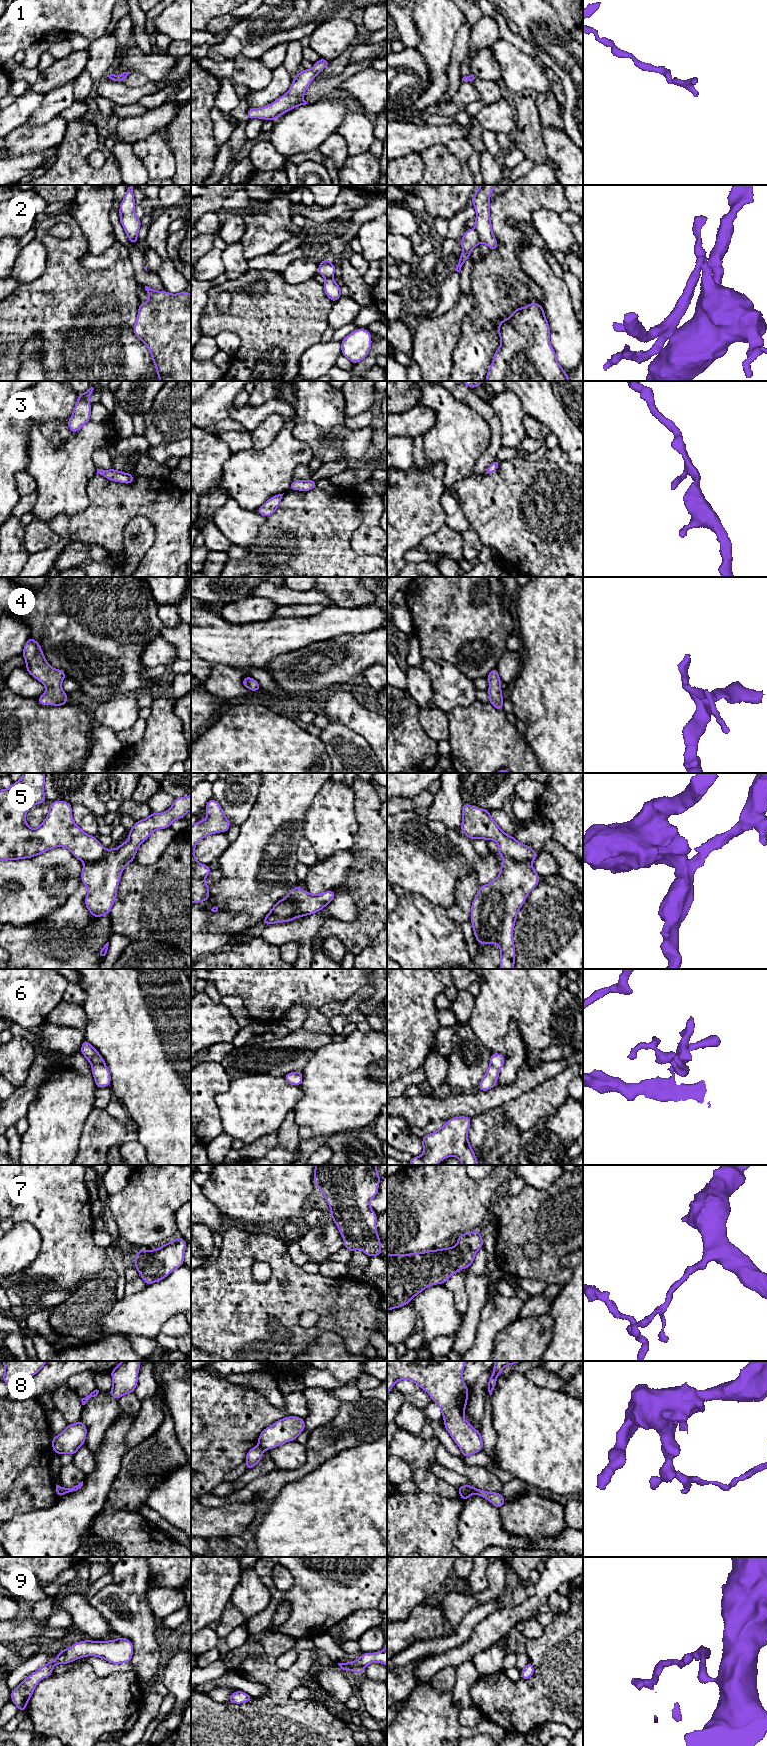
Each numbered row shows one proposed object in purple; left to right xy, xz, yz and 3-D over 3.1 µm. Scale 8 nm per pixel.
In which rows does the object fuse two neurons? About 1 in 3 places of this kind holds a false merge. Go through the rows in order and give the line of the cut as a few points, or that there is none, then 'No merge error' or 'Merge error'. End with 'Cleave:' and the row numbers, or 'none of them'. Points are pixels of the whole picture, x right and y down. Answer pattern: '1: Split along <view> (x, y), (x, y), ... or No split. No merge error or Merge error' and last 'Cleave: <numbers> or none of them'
1: No split. No merge error
2: Split along yz (475, 229), (480, 241). Merge error
3: No split. No merge error
4: No split. No merge error
5: Split along yz (504, 857), (531, 863). Merge error
6: No split. No merge error
7: No split. No merge error
8: Split along xz (258, 1445), (263, 1450). Merge error
9: No split. No merge error
Cleave: 2, 5, 8

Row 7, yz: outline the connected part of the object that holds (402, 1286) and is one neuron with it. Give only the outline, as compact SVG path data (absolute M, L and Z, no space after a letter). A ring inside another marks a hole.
M479 1230L458 1235L454 1247L409 1254L387 1255L387 1311L409 1304L409 1301L429 1286L444 1284L453 1274L469 1268L484 1240Z

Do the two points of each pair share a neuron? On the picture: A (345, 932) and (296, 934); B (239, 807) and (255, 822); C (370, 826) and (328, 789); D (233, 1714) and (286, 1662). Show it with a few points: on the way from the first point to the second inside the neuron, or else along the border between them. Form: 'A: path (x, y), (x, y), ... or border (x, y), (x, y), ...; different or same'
A: border (321, 911), (323, 922), (315, 936); different
B: border (258, 793), (258, 797), (249, 815), (239, 826); different
C: border (353, 790), (357, 825), (355, 837); different
D: border (298, 1653), (287, 1668), (280, 1669), (275, 1664); different

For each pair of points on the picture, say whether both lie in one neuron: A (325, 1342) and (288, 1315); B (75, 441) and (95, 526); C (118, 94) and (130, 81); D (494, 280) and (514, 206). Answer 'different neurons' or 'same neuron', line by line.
A: different neurons
B: different neurons
C: different neurons
D: same neuron

